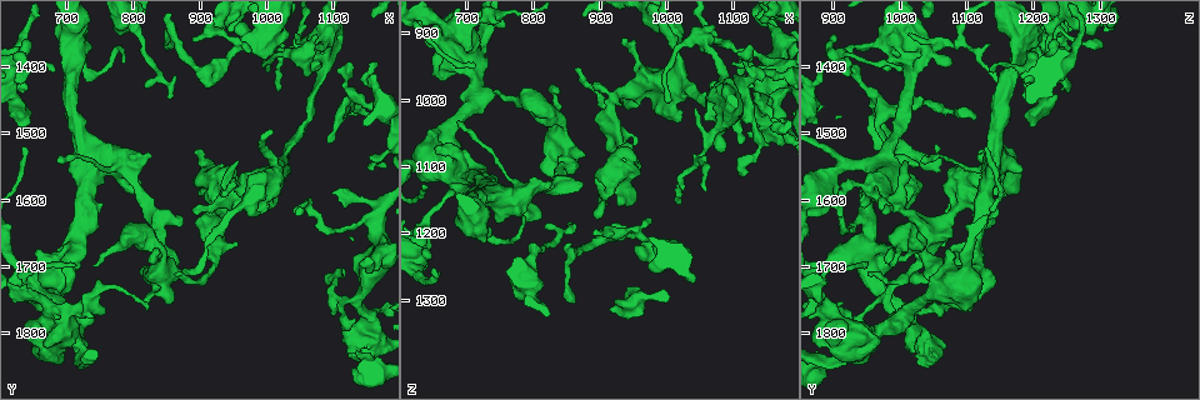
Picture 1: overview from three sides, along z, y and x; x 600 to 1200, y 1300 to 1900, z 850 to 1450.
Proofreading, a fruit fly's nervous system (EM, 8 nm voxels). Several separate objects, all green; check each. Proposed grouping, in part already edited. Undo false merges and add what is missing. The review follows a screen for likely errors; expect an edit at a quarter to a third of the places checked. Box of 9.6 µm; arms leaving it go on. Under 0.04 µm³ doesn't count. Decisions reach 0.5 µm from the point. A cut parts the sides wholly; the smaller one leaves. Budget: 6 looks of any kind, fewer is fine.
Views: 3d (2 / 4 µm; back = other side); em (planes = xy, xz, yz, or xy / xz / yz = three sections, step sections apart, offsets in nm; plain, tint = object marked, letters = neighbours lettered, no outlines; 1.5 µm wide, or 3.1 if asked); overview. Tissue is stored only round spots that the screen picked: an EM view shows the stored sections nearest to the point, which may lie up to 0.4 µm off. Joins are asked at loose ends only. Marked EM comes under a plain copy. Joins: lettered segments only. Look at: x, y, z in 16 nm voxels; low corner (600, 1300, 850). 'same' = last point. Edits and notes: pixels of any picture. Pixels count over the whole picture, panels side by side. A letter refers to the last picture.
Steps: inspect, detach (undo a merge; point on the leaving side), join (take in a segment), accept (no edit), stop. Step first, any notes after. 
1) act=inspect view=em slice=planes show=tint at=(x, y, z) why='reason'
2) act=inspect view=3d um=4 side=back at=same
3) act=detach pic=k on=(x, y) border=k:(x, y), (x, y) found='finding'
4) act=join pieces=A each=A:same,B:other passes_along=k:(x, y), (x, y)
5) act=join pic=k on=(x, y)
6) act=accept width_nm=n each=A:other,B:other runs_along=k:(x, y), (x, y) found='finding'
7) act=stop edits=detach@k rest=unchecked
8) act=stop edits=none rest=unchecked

act=inspect view=em slice=yz step=4 show=letters at=(675, 1765, 895) why='three-way junction'

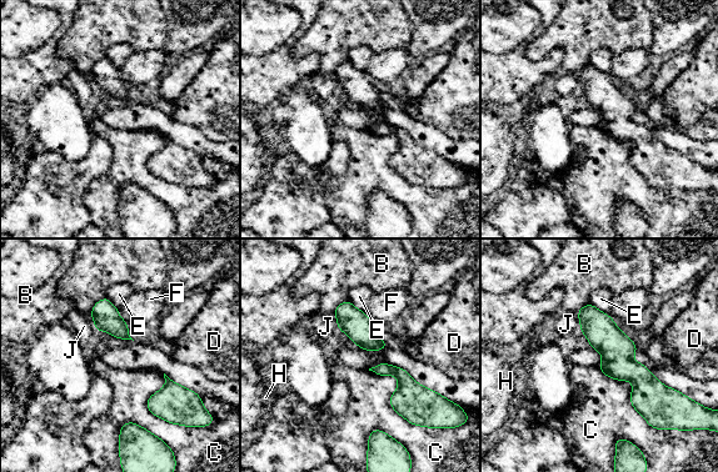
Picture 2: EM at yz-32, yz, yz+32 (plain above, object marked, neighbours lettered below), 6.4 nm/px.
act=accept width_nm=220 each=B:other,C:other,D:other,E:other,F:other,H:other,J:other found='one neuron here'

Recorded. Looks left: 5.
act=inspect view=3d um=2 at=(1025, 1585, 1030)

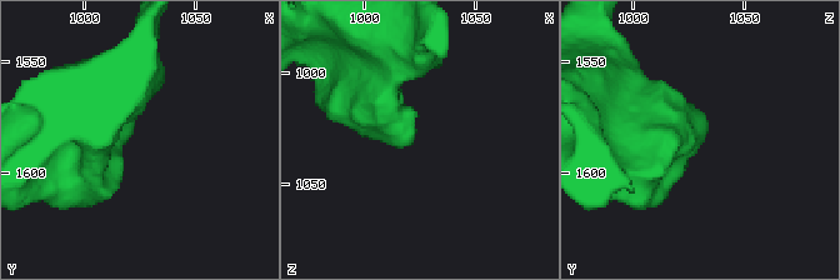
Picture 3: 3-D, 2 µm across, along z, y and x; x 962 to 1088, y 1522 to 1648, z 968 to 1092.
act=inspect view=em slice=planes show=letters at=(1021, 1581, 1032) why='shape alone is not enough'

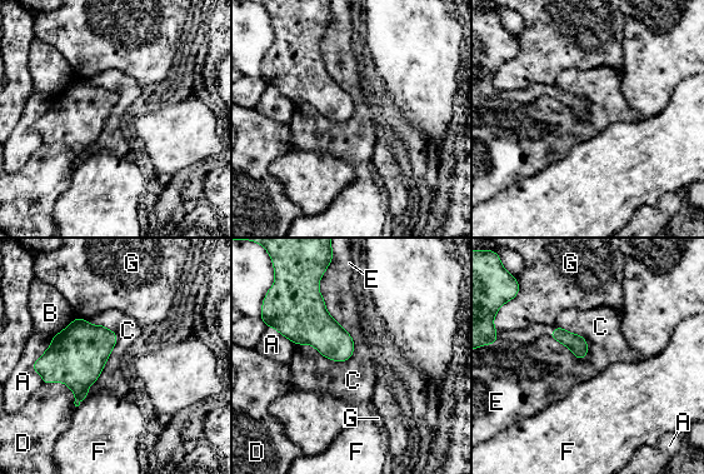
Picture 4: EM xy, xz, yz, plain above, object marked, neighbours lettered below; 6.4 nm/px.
act=accept each=A:other,B:other,C:other,D:other,E:other,F:other,G:other border=4:(549, 337), (578, 358), (587, 357) found='no lettered segment goes on from it'

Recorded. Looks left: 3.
act=inspect view=em slice=planes show=letters at=(1115, 1480, 1115) why='end of a long branch'

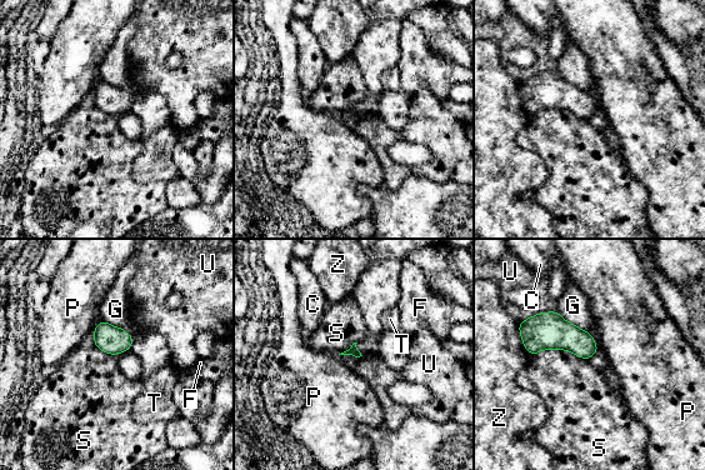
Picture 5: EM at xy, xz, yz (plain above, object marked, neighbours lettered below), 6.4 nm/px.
act=accept each=C:other,F:other,G:other,P:other,S:other,T:other,U:other,Z:other border=5:(556, 310), (538, 313), (519, 323) found='none of them fits'

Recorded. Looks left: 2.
act=stop edits=none rest=unchecked

